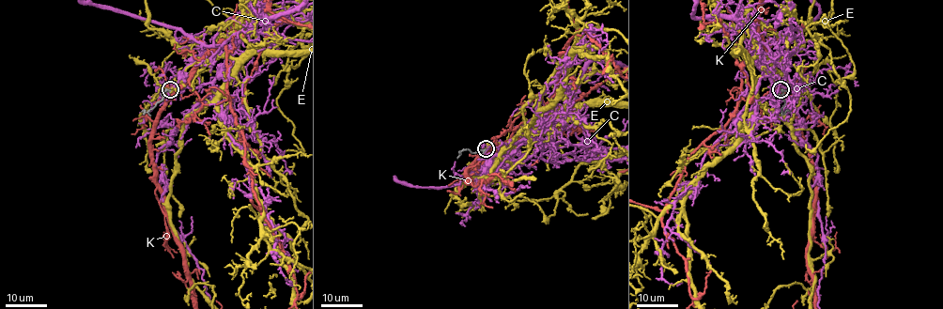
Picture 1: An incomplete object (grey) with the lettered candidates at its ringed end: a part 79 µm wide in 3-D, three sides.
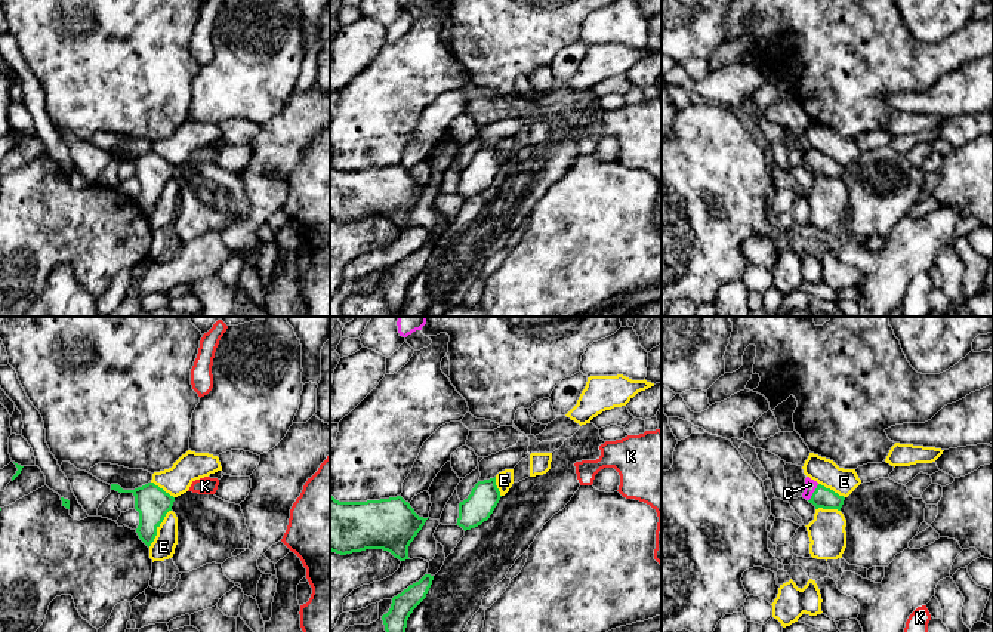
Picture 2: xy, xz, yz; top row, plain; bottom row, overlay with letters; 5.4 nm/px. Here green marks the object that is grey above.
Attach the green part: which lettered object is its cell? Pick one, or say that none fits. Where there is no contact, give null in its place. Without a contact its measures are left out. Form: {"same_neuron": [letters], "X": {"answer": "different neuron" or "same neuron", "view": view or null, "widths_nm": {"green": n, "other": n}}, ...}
{"same_neuron": ["C"], "C": {"answer": "same neuron", "view": "yz", "widths_nm": {"green": 110, "other": 60}}, "E": {"answer": "different neuron", "view": "xy", "widths_nm": {"green": 180, "other": 130}}, "K": {"answer": "different neuron", "view": null}}

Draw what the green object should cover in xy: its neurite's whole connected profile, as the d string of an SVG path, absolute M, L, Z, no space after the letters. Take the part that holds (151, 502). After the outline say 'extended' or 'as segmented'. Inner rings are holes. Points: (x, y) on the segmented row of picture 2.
M148 483L135 490L123 490L118 484L111 484L111 490L132 493L135 496L135 509L139 512L136 533L149 548L157 536L157 528L163 522L166 514L172 511L175 497L154 483Z | as segmented

